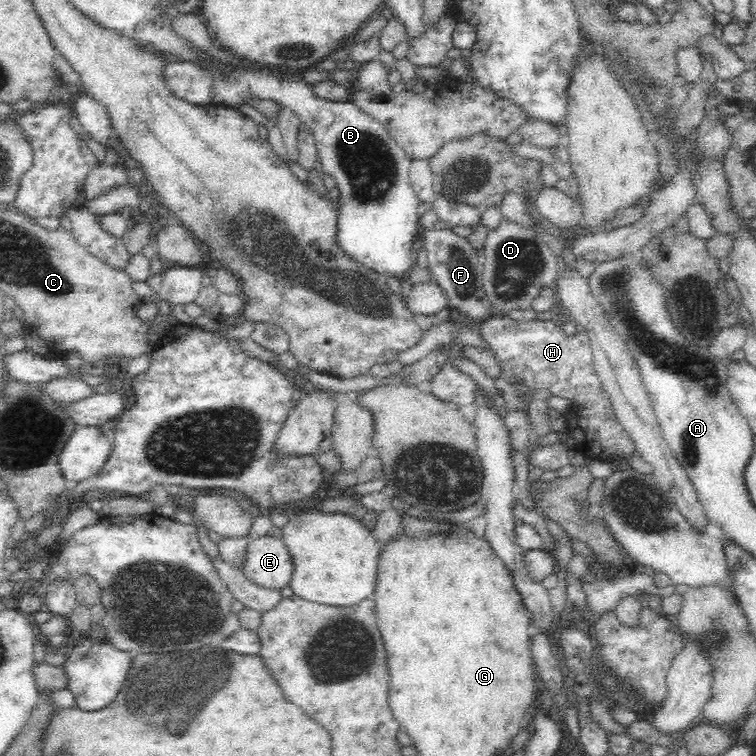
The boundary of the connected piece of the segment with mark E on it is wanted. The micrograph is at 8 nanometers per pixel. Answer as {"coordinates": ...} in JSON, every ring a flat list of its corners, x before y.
{"coordinates":[[262,534,249,540,247,562,241,571,259,586,282,590,291,584,294,558,283,538]]}

